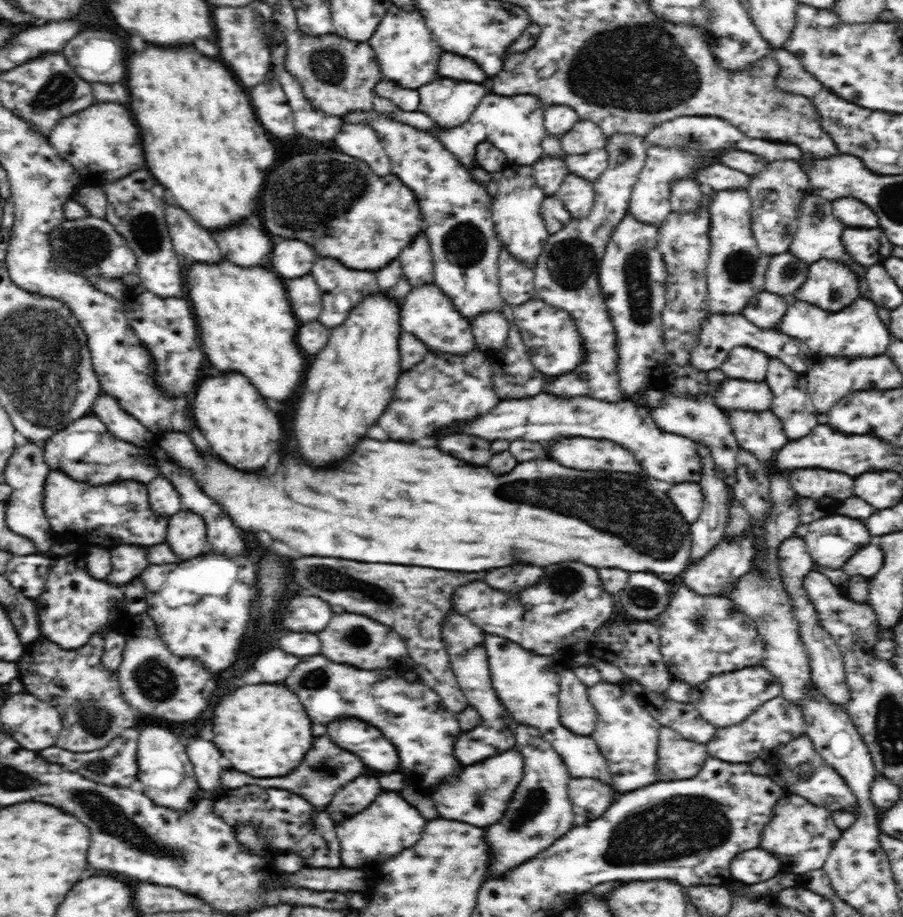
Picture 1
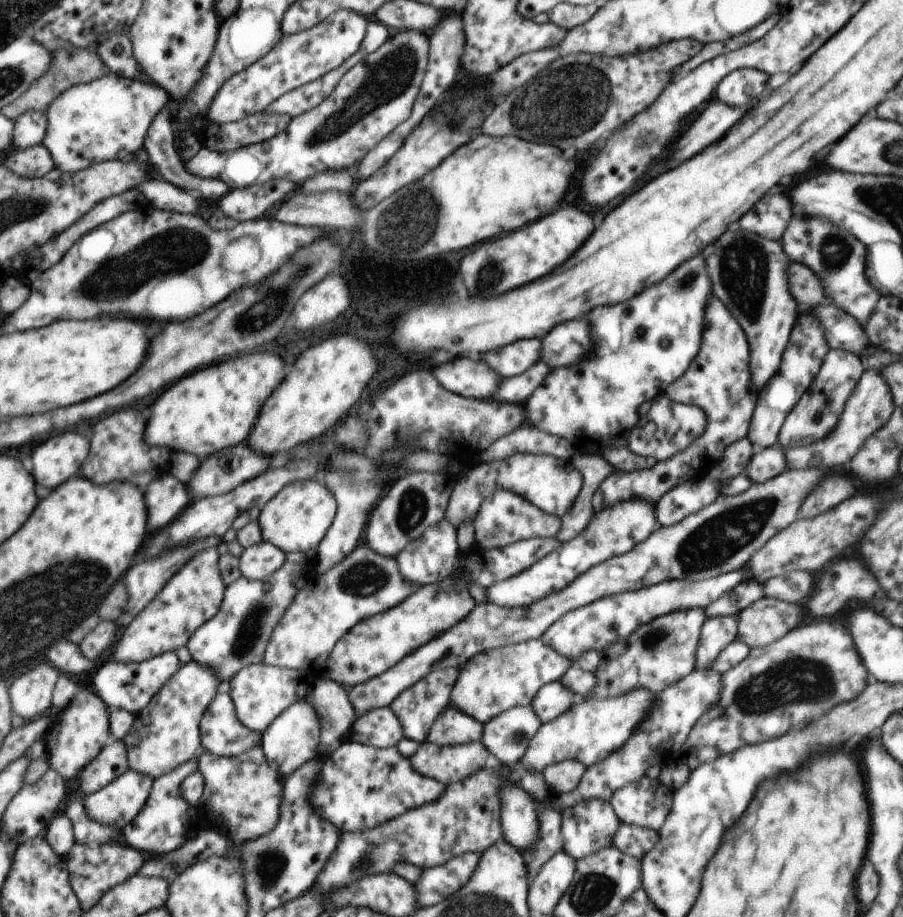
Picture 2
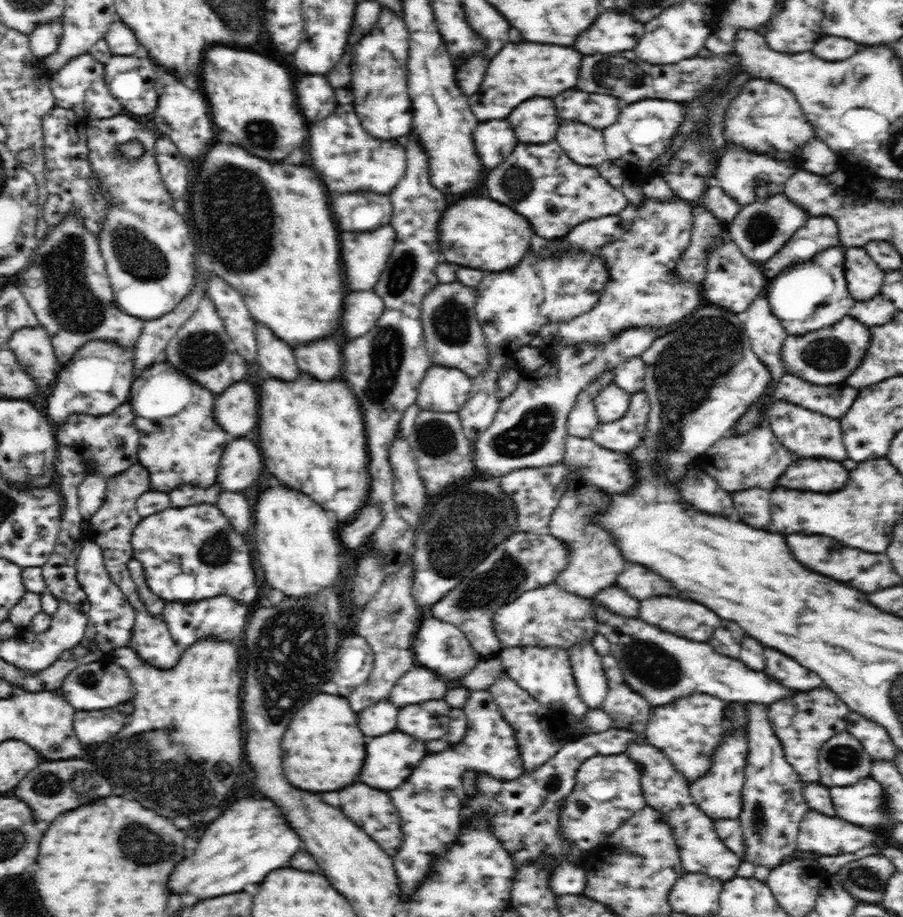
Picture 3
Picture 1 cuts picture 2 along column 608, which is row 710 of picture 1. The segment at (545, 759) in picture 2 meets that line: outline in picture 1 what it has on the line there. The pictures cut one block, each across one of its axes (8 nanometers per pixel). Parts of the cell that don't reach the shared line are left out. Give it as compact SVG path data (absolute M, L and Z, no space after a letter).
M756 665L722 673L692 686L689 702L698 709L706 722L716 728L728 728L738 726L740 722L748 719L750 714L754 714L758 706L777 696L781 696L781 686L777 678L762 665Z

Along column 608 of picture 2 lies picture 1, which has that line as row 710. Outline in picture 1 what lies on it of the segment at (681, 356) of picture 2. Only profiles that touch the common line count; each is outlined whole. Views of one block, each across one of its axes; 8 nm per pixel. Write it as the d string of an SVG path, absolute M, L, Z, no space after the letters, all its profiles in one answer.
M318 654L302 658L296 670L278 684L300 698L314 724L330 724L350 716L380 728L396 746L404 772L418 778L424 788L459 776L463 768L454 757L454 746L462 733L456 715L441 704L428 685L420 680L408 682L401 669L362 670Z

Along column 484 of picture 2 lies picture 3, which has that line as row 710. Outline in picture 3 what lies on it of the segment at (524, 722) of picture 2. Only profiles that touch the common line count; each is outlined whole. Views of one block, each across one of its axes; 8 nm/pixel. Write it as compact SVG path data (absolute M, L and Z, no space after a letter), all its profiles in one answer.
M741 703L724 705L723 709L724 740L712 756L711 765L704 776L689 782L689 792L700 810L712 820L736 819L742 810L742 790L746 782L745 768L748 755L747 725L749 717Z

